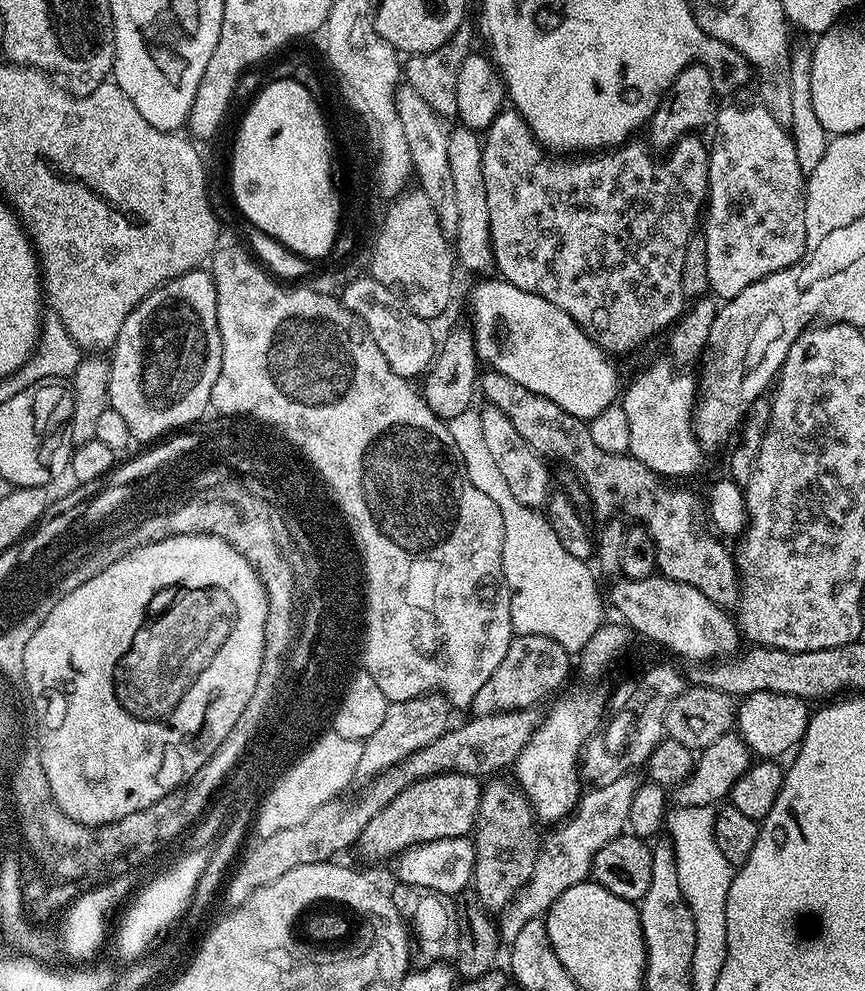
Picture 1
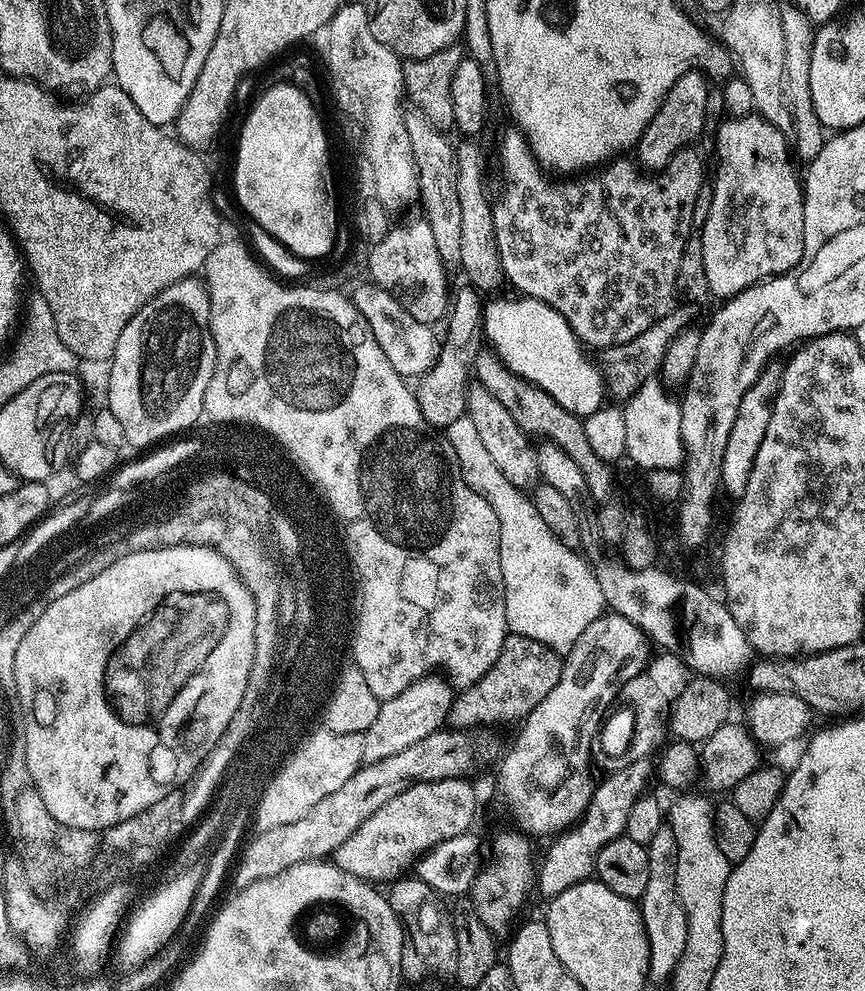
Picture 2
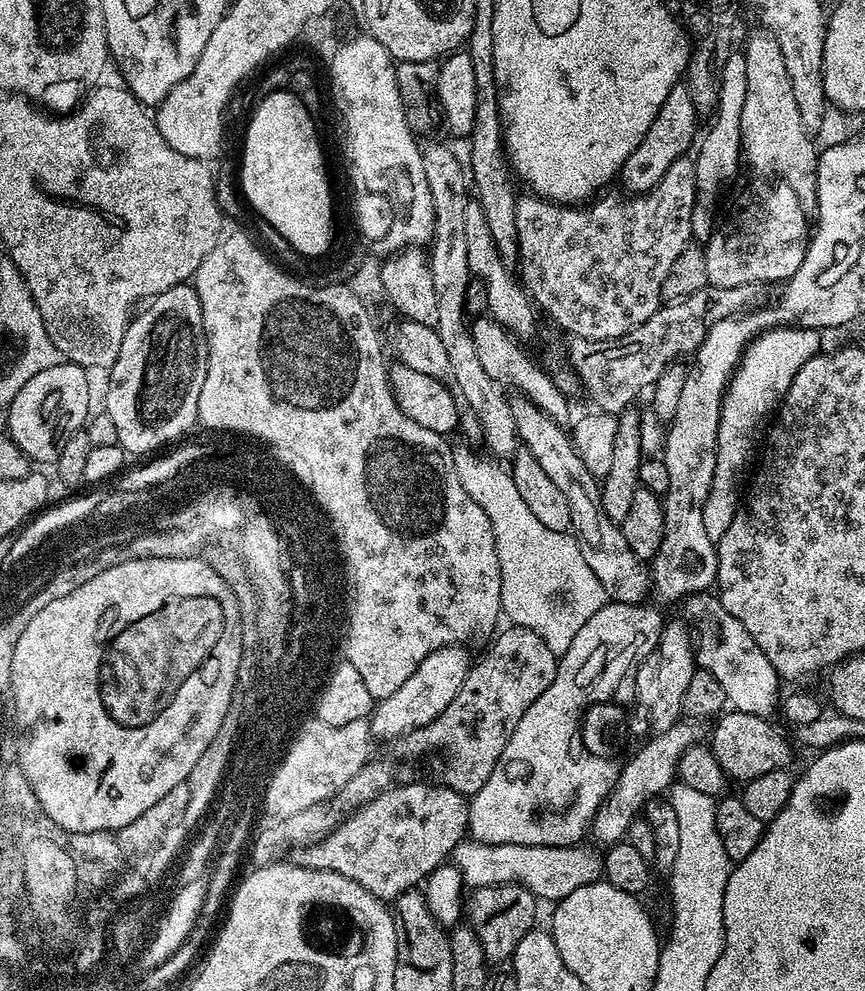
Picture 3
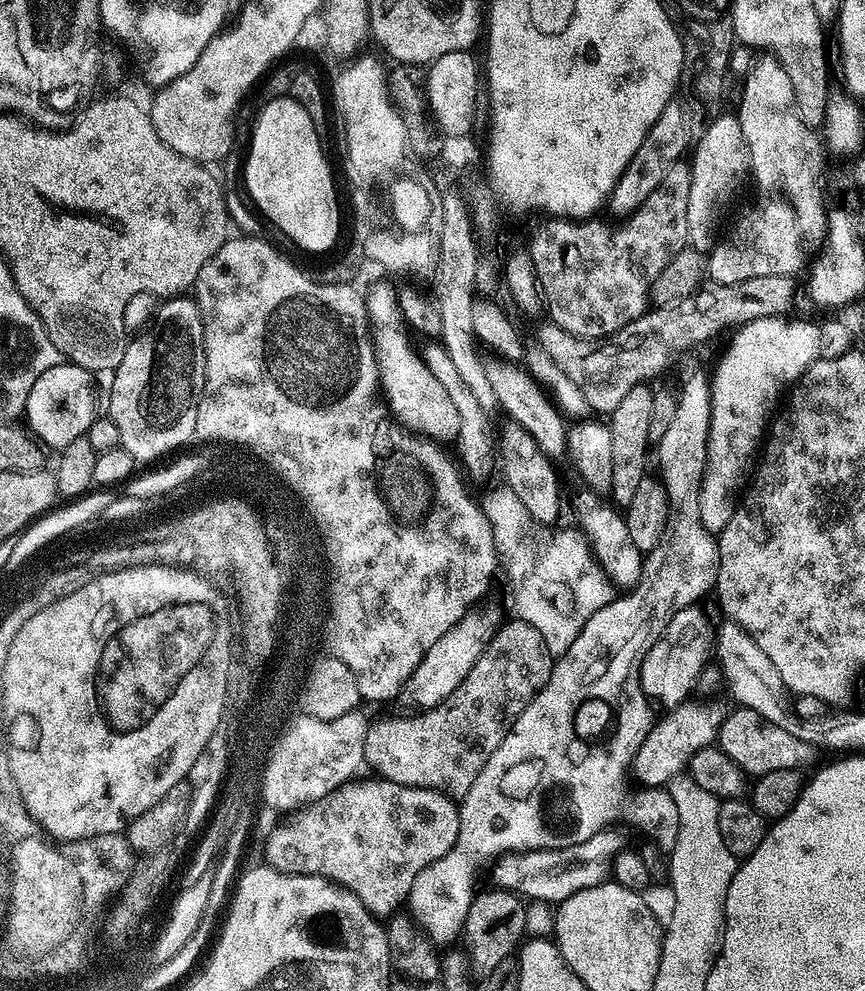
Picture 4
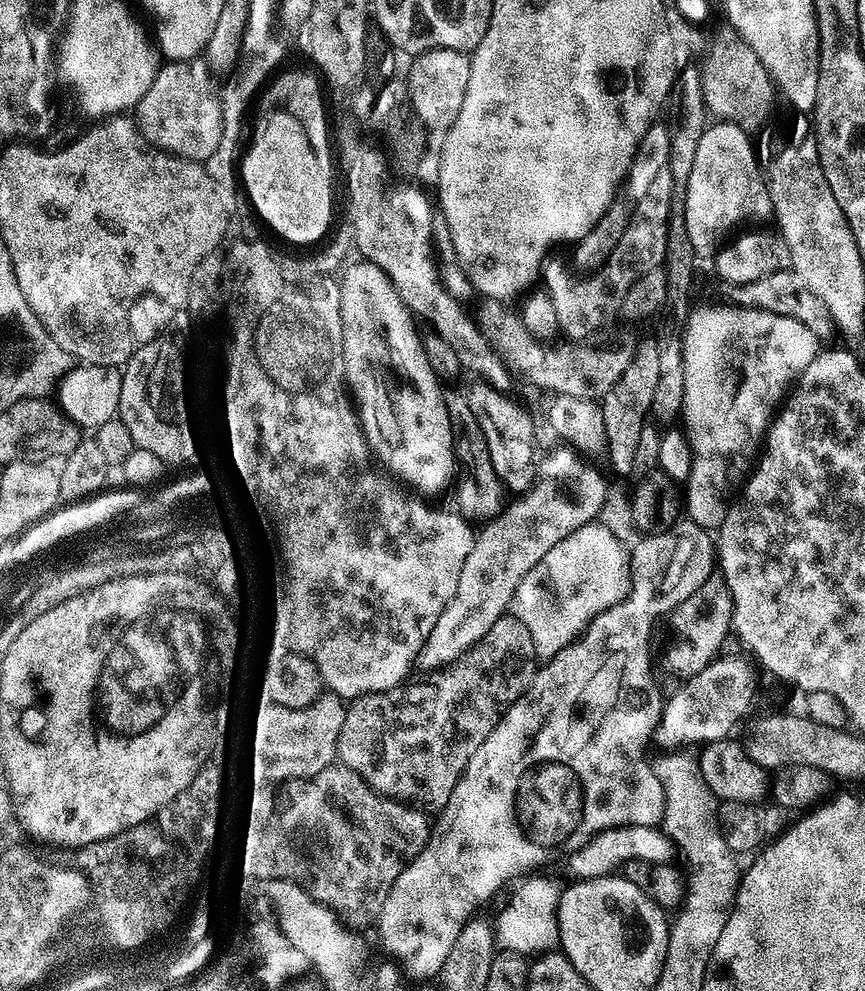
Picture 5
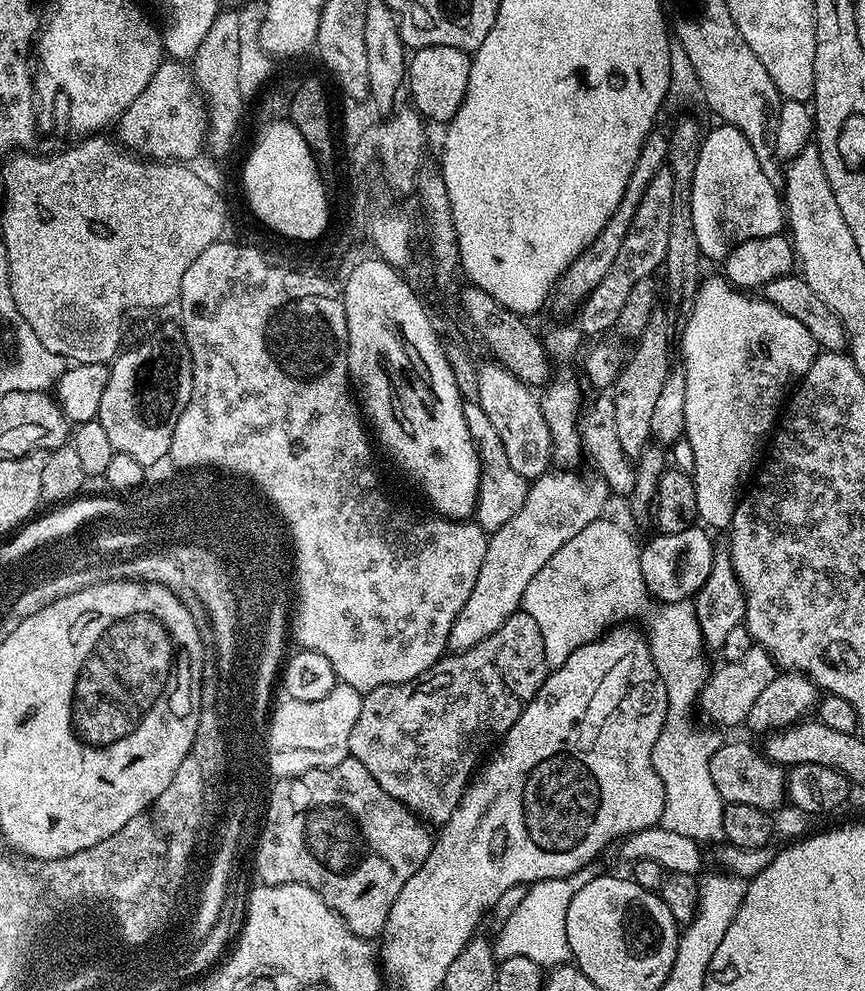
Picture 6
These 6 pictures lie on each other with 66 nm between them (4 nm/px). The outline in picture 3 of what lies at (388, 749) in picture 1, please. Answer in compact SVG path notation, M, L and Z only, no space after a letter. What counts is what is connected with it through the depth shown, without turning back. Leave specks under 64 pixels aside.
M451 644L436 648L423 659L417 670L406 678L398 690L386 699L377 701L370 716L373 734L384 740L394 740L433 721L453 701L464 685L472 660L461 645Z

